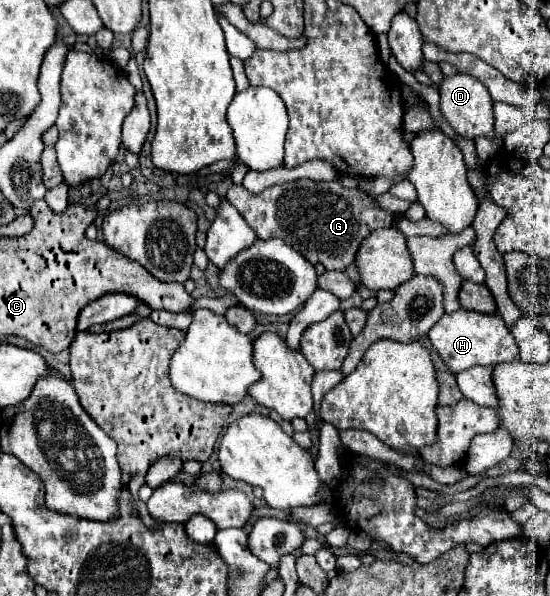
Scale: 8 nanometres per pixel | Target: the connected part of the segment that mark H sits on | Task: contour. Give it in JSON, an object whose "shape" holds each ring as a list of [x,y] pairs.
{"shape":[[[460,308],[458,312],[444,314],[430,328],[428,338],[434,350],[444,360],[444,364],[454,374],[468,370],[476,364],[500,364],[500,362],[510,362],[518,358],[518,346],[498,314],[476,314],[476,312],[468,312]]]}

